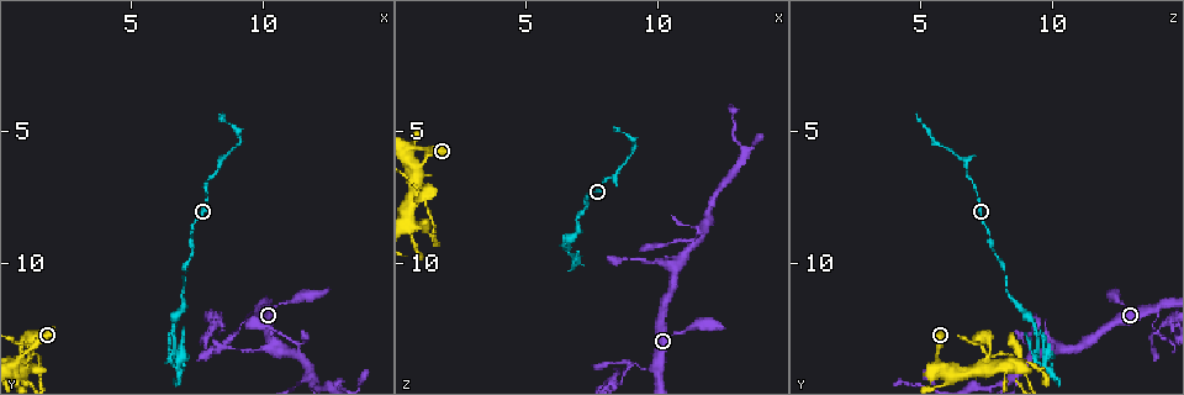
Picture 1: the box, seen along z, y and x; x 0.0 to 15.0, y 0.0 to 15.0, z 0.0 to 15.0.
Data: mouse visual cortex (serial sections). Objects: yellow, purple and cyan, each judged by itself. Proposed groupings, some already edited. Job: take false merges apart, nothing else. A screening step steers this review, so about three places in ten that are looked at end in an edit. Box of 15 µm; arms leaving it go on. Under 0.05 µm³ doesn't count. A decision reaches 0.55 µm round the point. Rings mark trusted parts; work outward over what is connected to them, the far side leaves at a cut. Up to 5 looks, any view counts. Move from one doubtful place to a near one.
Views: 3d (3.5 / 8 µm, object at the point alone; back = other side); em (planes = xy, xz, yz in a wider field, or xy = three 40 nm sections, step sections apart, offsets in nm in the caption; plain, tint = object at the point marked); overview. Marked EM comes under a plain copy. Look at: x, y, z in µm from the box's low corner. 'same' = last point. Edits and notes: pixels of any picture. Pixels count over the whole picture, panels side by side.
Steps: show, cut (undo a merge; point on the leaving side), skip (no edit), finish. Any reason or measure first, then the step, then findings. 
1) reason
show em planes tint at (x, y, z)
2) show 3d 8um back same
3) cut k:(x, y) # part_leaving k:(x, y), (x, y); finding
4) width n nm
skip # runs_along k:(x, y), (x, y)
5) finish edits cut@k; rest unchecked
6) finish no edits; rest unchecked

thin neck
show 3d 3.5um back at (9.0, 13.2, 9.7)

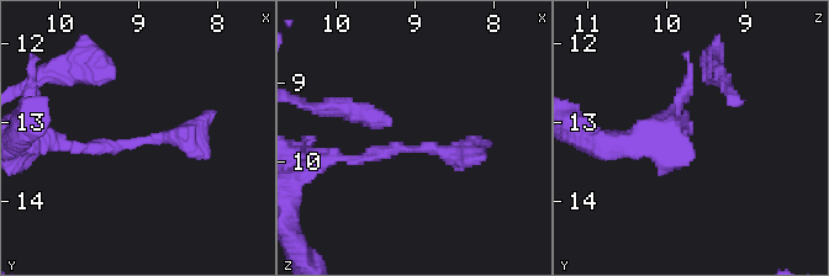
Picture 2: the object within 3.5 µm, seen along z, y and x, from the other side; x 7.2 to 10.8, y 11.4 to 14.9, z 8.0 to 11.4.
shape alone is not enough
show em xy step 1 tint at (9.00, 13.25, 9.80)

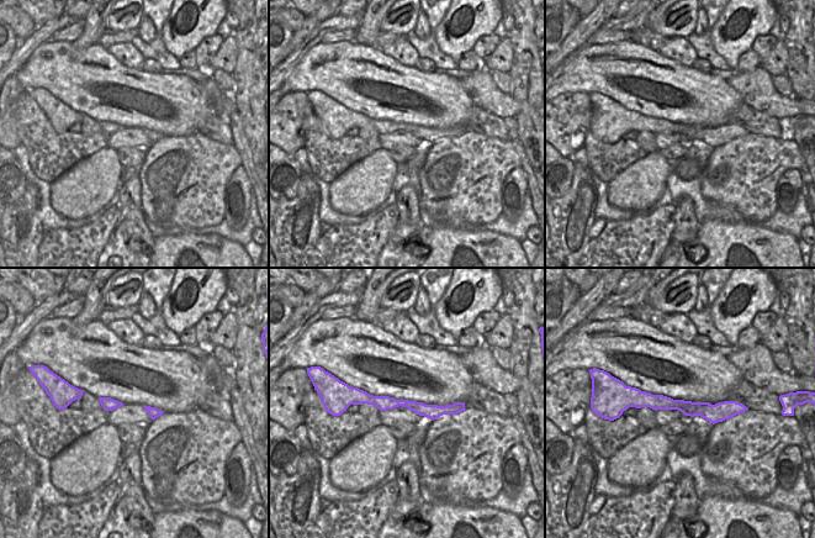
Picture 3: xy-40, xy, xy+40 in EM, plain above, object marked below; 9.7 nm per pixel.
another direction
show em xy step 2 tint same

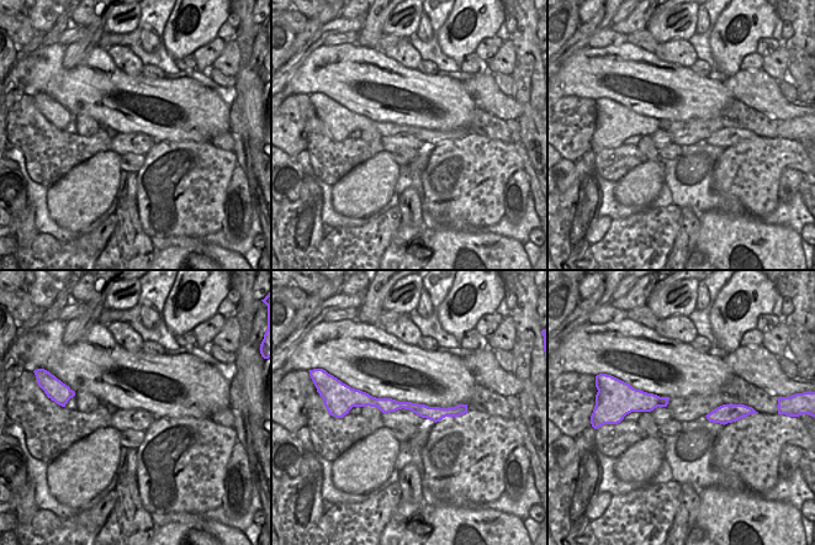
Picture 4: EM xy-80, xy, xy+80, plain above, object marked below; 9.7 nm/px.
skip # runs_along 4:(356, 401), (462, 409); continuous, no second cell

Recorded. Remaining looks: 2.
branch point
show 3d 3.5um at (11.4, 13.5, 9.2)

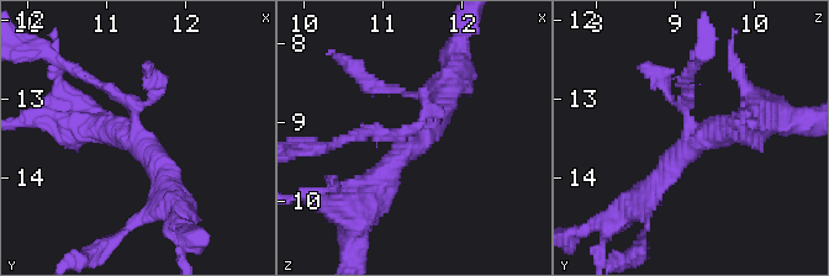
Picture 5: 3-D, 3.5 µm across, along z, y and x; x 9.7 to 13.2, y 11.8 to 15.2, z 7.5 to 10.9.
shape alone is not enough
show em xy step 3 tint at (11.35, 13.50, 9.30)

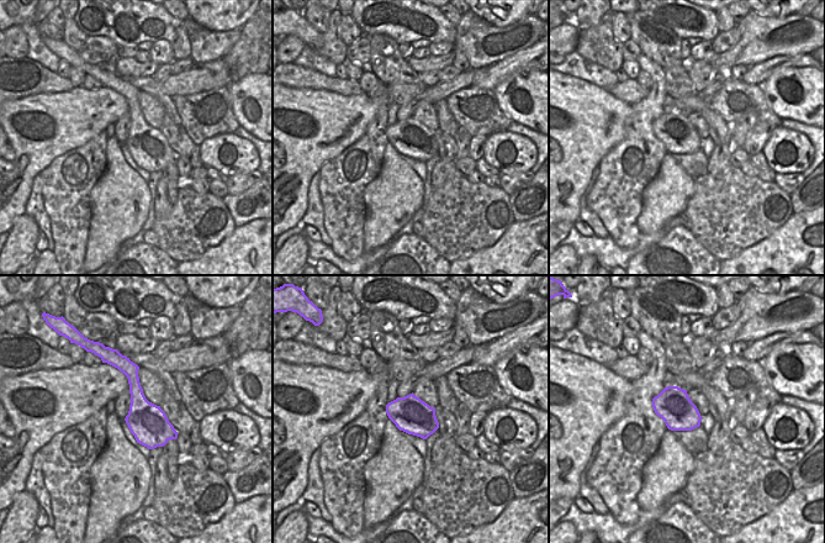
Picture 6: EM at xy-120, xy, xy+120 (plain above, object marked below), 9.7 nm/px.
width 360 nm
skip # runs_along 5:(357, 202), (426, 133), (448, 95); continuous, no second cell

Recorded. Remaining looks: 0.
finish no edits; rest unchecked

